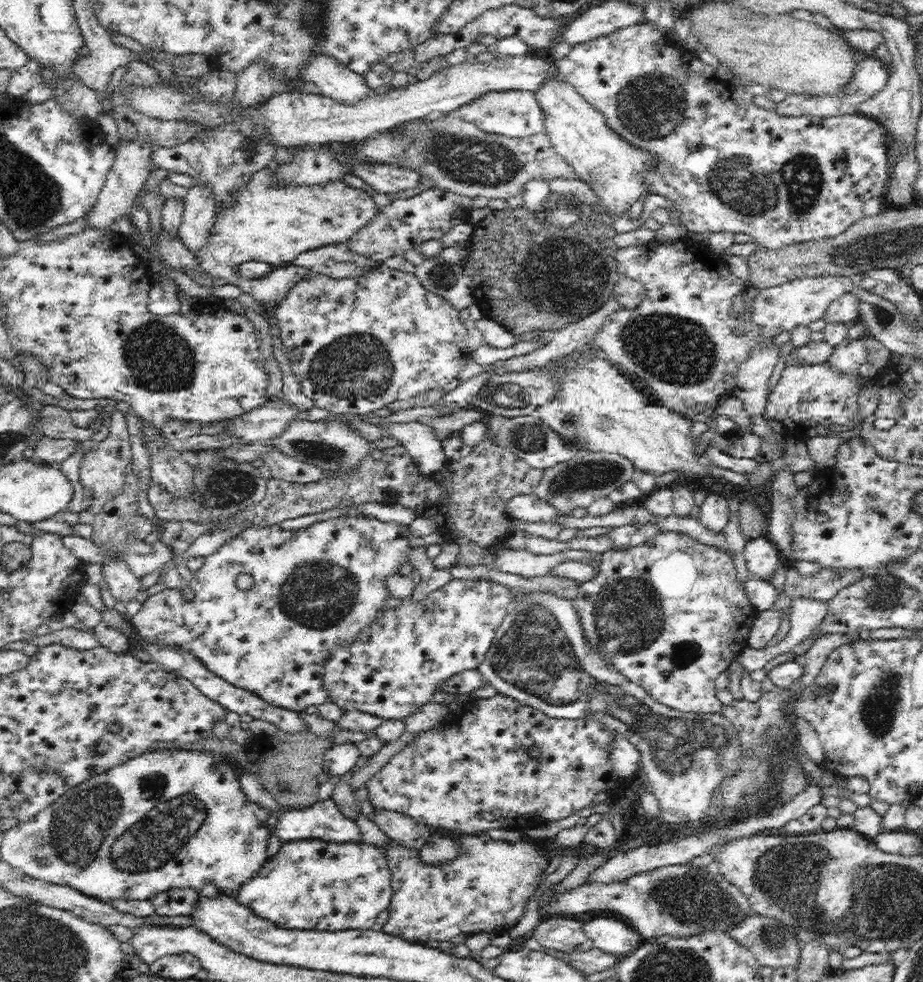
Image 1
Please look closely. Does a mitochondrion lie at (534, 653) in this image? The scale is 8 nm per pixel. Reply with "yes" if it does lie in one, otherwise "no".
yes

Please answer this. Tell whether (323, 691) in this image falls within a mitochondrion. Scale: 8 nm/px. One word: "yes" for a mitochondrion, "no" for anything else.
no

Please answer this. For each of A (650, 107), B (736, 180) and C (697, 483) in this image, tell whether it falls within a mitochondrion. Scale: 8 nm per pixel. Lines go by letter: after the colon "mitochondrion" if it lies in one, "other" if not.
A: mitochondrion
B: mitochondrion
C: other

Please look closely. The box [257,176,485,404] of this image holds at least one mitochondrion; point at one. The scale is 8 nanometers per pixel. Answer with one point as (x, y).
(362, 368)

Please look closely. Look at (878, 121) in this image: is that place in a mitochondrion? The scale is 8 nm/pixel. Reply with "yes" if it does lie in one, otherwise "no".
no

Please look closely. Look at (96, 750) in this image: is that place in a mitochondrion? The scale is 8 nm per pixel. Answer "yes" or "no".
no

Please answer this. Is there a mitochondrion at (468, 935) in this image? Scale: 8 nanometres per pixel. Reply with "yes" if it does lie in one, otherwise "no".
no

